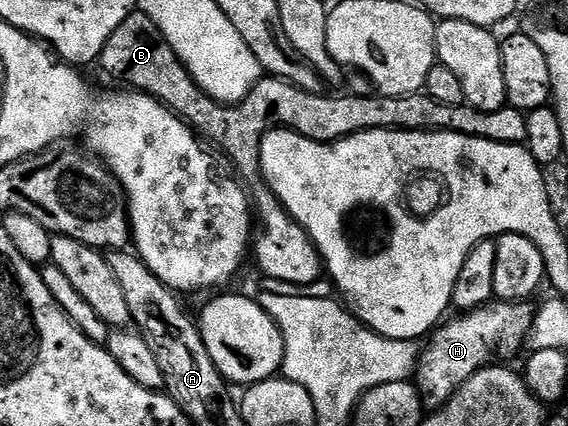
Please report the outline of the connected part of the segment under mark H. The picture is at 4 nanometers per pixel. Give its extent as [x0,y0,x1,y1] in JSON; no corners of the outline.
[413,302,536,410]

